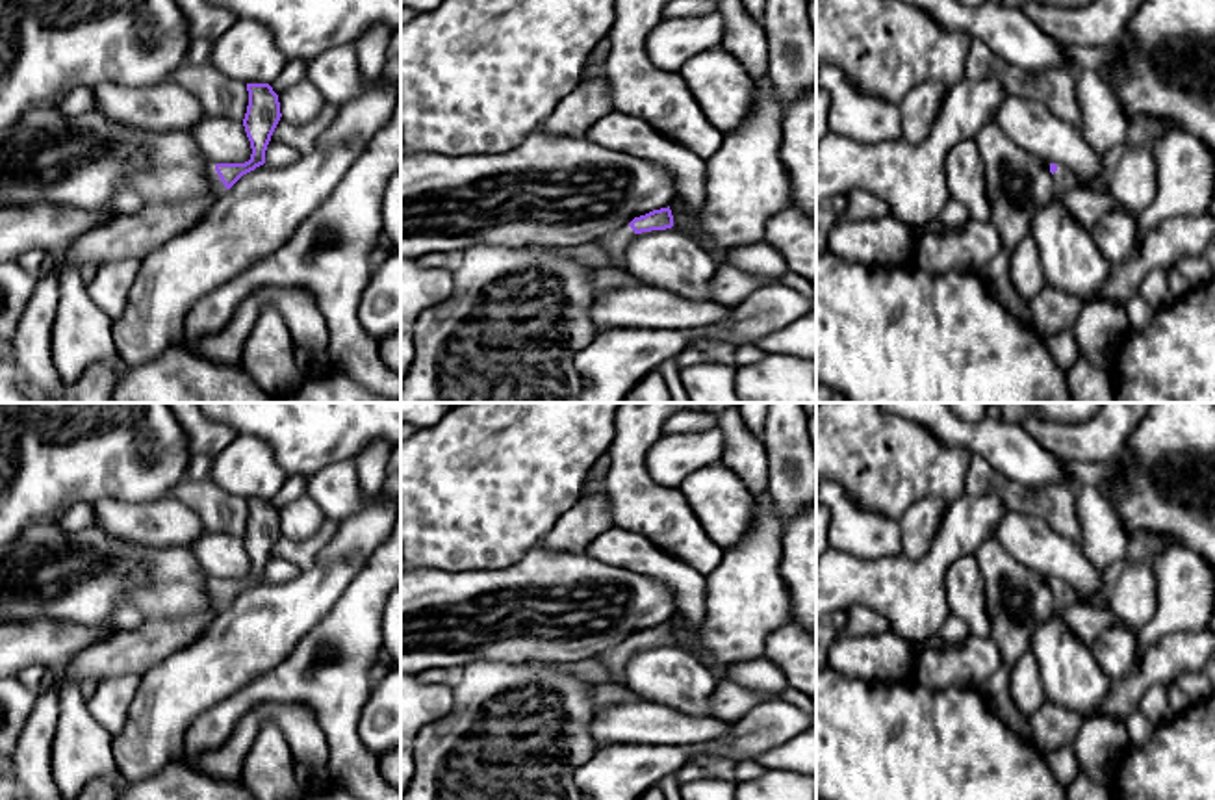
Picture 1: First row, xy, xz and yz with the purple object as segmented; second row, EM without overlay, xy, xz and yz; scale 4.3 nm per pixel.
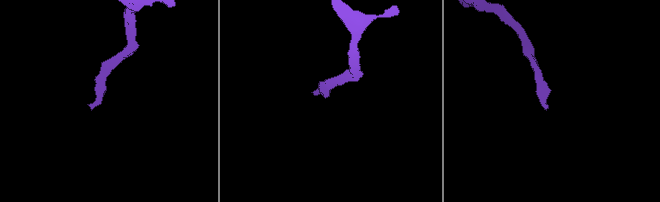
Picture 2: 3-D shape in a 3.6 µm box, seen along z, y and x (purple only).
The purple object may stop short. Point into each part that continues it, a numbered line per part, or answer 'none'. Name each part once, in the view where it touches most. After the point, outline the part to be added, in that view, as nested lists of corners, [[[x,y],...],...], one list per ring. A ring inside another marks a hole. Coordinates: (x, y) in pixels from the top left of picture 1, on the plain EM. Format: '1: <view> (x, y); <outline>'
1: xy (212, 591); [[[210,581],[206,585],[206,594],[210,598],[210,601],[215,605],[215,611],[223,611],[226,607],[224,600],[221,598],[217,587],[215,587],[215,581]]]

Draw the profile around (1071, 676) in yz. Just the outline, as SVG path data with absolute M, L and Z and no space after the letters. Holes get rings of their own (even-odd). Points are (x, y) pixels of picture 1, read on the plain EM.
M1059 613L1035 631L1030 652L1037 659L1046 700L1089 720L1113 681L1104 674L1091 648L1067 629Z

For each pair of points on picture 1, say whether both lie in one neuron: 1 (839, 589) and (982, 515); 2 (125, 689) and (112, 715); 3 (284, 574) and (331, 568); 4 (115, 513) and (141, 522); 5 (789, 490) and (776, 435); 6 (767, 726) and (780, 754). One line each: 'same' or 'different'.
1: same
2: same
3: different
4: same
5: same
6: different

